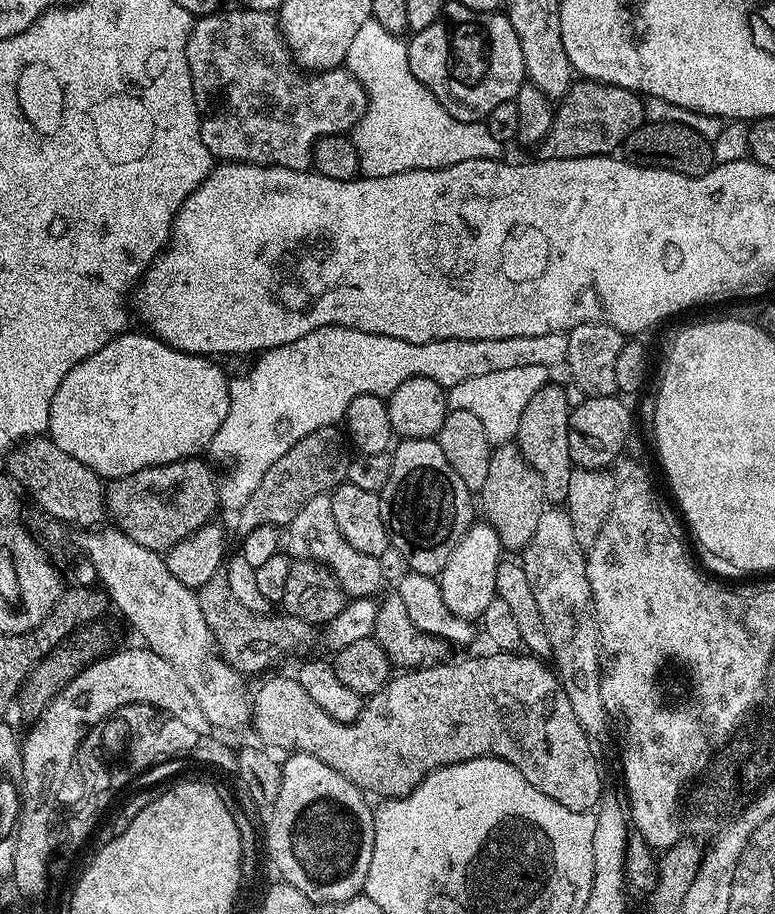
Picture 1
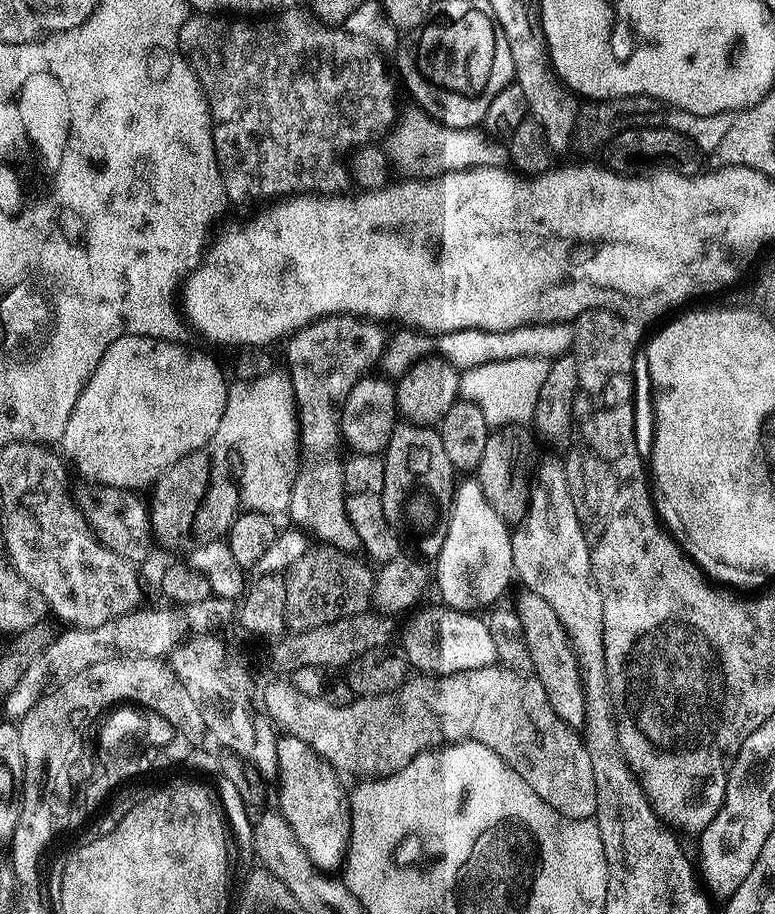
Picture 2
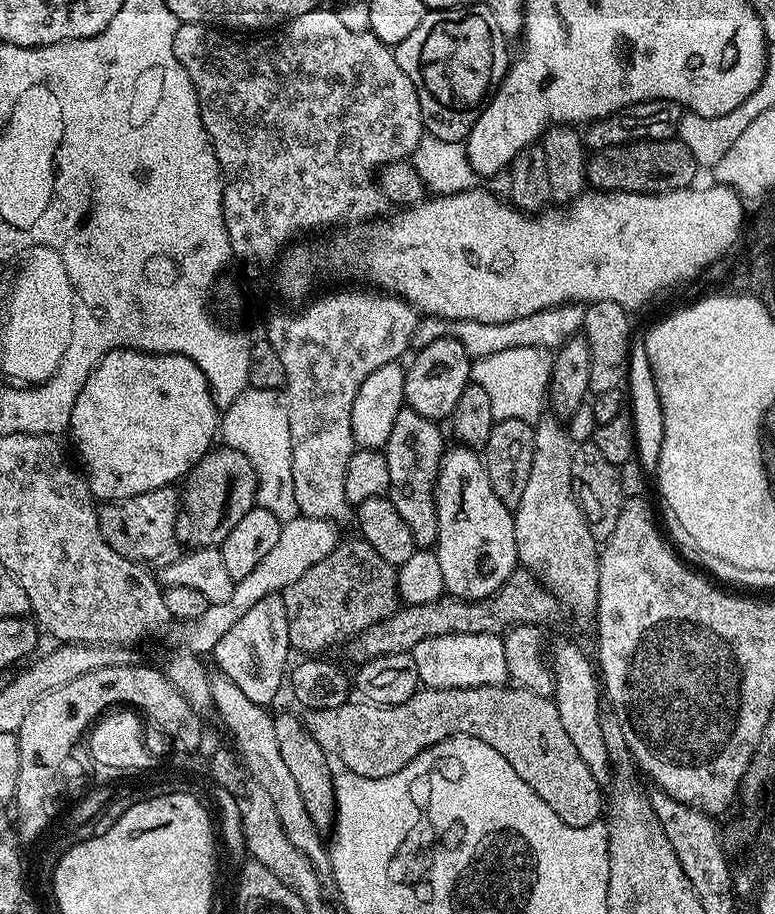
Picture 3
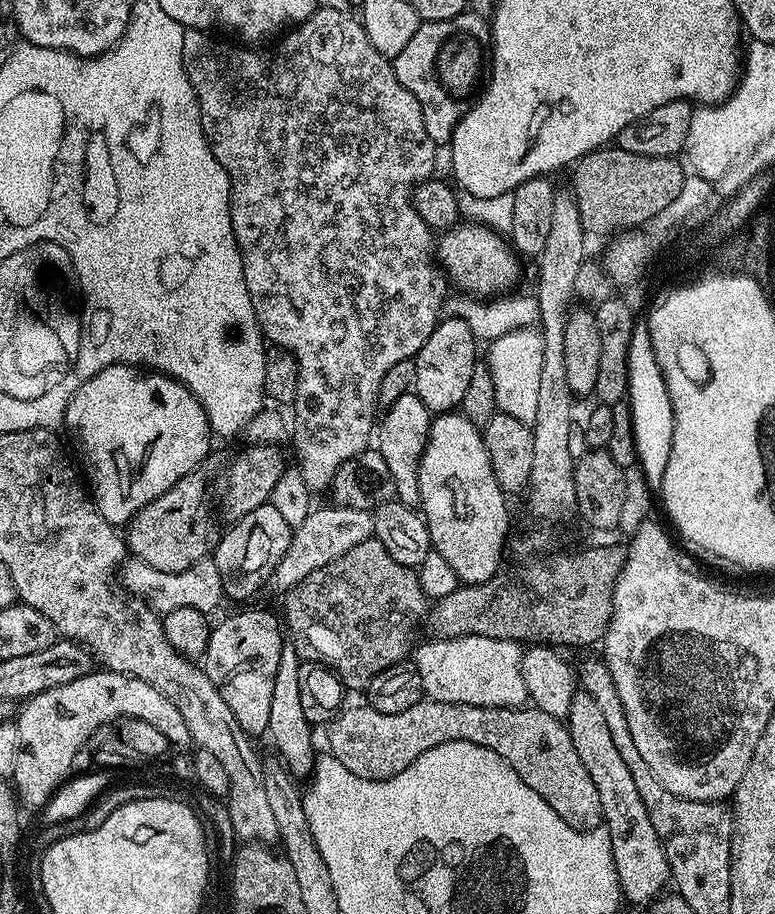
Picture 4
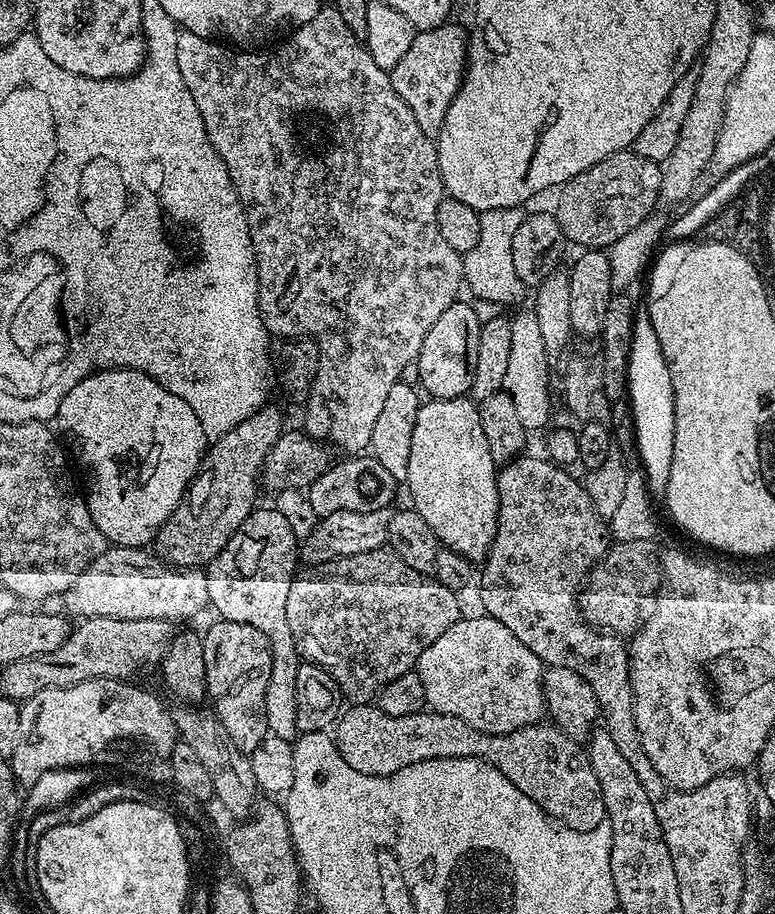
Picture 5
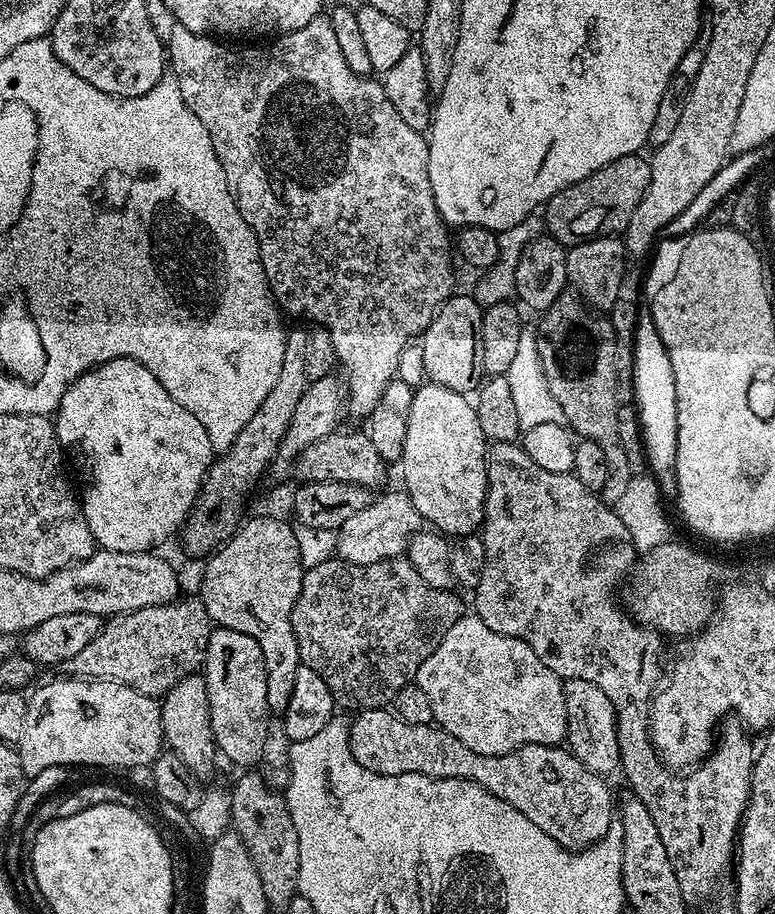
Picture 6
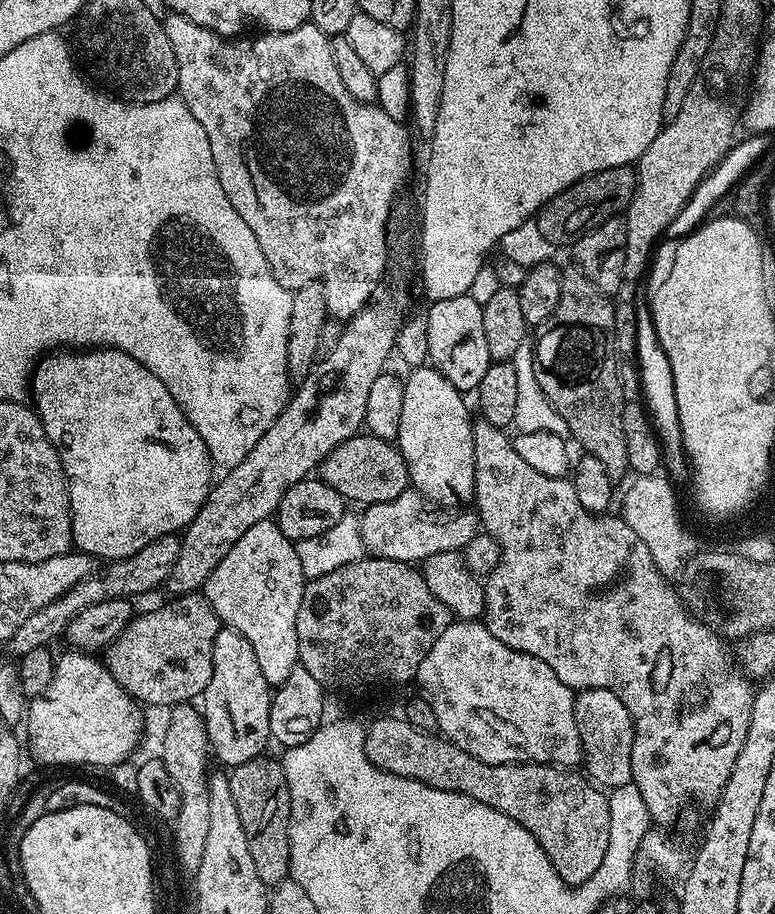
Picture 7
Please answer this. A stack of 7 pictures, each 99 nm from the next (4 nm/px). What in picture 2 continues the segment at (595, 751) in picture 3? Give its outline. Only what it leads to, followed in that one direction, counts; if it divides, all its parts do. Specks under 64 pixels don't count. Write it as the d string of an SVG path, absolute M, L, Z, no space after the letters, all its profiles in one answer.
M521 587L516 596L514 607L518 614L518 622L522 622L522 634L526 638L526 650L530 654L531 671L538 682L542 682L542 690L546 690L546 698L550 698L550 706L554 706L554 714L562 718L577 730L584 727L584 691L580 682L580 671L574 658L572 647L548 603L534 590Z

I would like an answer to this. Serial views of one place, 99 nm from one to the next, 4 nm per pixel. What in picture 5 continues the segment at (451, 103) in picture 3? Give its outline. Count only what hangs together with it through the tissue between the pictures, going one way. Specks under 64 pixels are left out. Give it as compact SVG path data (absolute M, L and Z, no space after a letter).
M449 22L434 30L417 32L414 42L410 42L410 50L406 50L406 54L398 61L398 66L392 68L390 75L394 90L398 94L398 98L402 98L402 102L406 102L406 106L410 106L410 114L414 114L414 119L418 121L422 134L433 138L439 137L442 126L446 122L446 110L450 110L450 102L454 102L456 92L464 81L469 47L469 33L465 29L463 32L455 22Z

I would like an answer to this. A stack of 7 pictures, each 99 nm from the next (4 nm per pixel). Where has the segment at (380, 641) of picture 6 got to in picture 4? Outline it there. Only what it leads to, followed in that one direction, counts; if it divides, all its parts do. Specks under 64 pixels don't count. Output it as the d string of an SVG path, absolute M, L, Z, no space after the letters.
M375 537L358 543L342 554L341 558L314 570L314 574L306 574L306 578L291 588L283 600L282 620L287 631L289 628L316 655L313 657L317 661L327 664L348 690L367 689L368 683L379 672L409 659L417 643L415 628L425 623L430 607L428 596L420 585L419 575L402 562L391 558L389 551Z

